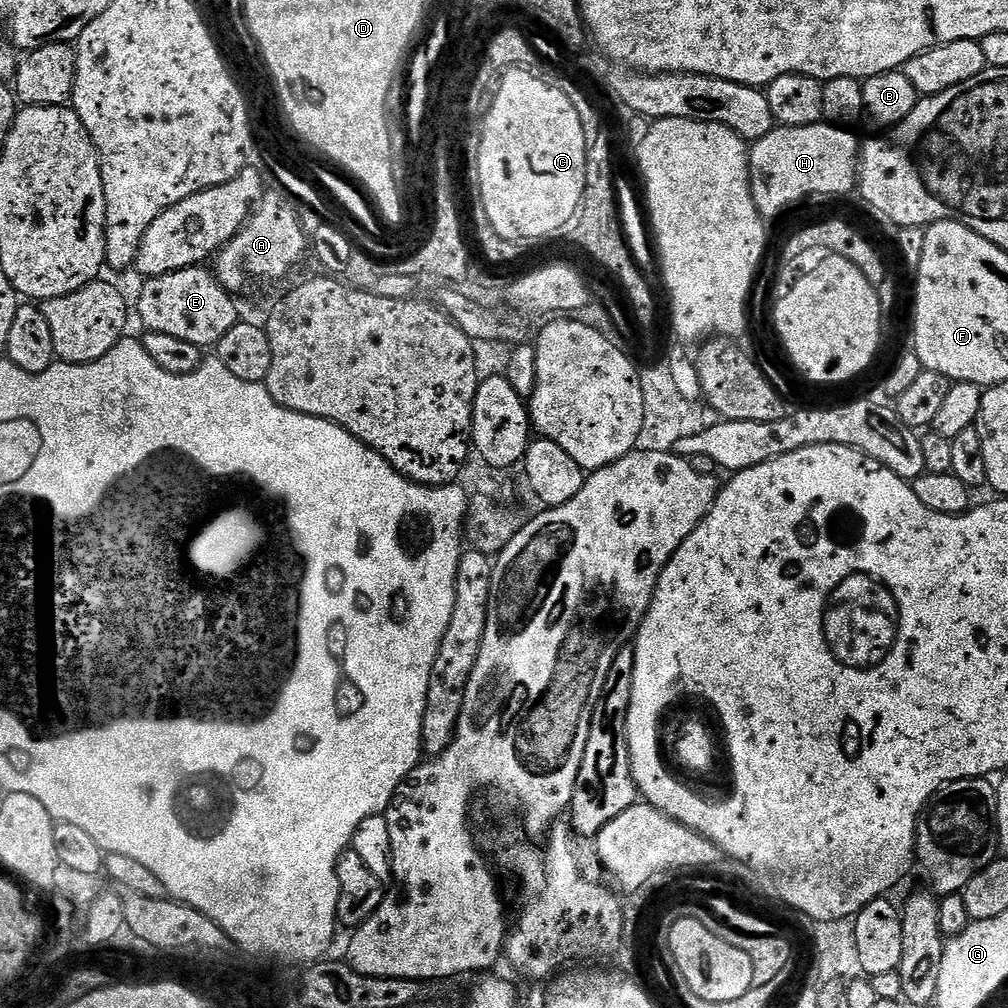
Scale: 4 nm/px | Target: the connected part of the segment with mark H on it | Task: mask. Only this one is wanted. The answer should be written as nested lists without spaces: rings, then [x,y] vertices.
[[[827,122],[793,128],[777,126],[770,130],[770,134],[766,134],[766,138],[755,141],[748,154],[748,173],[752,197],[760,215],[765,218],[780,216],[791,204],[807,196],[844,196],[851,188],[853,191],[858,184],[858,157],[862,144],[859,139],[856,141],[852,132],[855,131]]]

